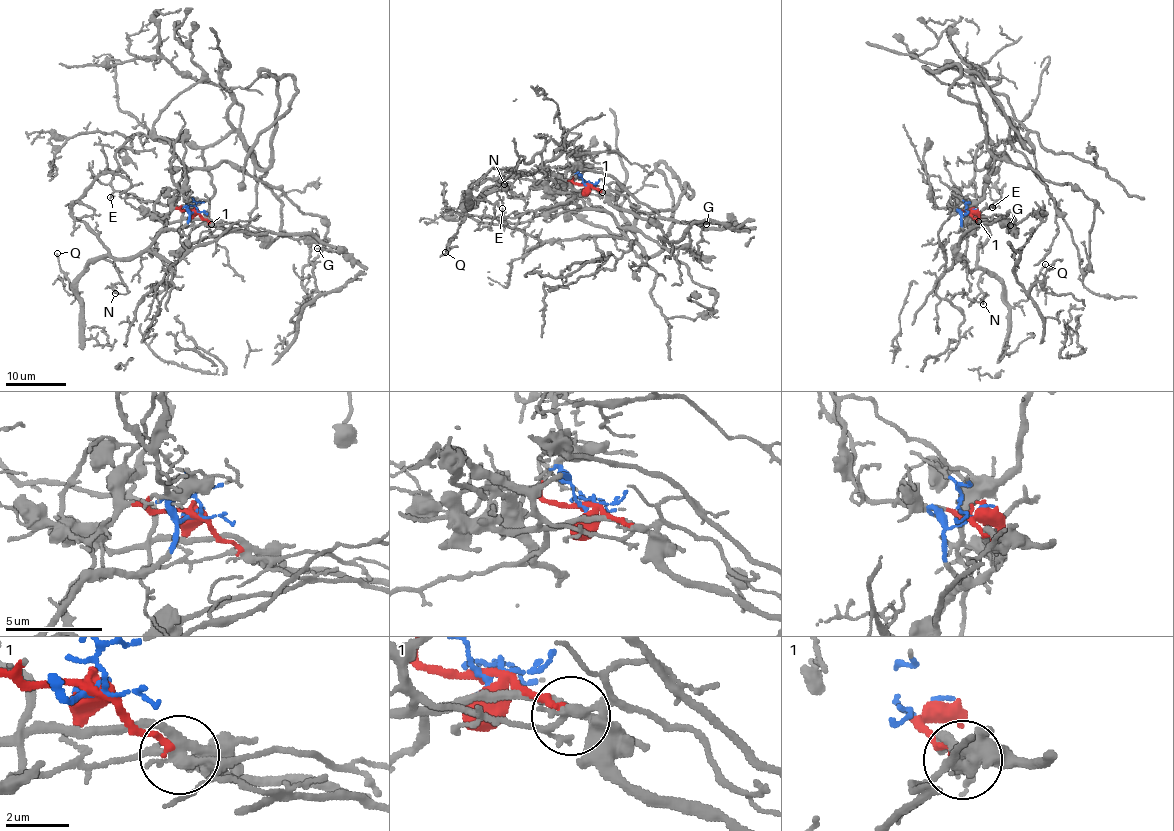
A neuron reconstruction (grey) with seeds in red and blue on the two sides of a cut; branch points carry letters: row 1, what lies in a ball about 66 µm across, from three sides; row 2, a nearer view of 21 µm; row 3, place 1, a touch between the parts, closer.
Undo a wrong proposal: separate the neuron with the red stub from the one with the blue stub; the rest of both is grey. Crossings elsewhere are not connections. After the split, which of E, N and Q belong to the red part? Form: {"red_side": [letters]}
{"red_side": []}

